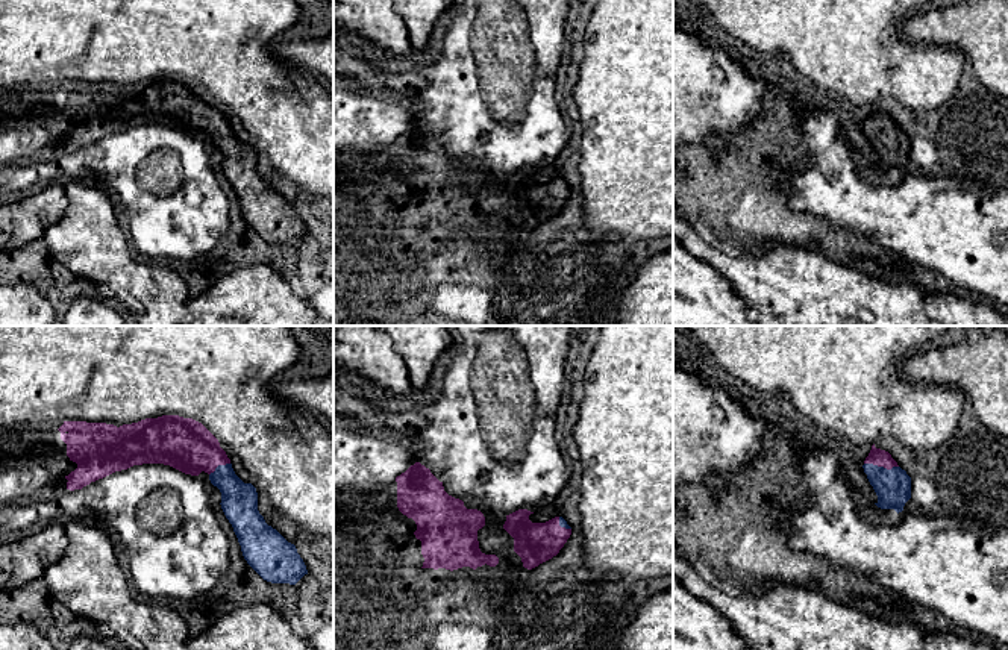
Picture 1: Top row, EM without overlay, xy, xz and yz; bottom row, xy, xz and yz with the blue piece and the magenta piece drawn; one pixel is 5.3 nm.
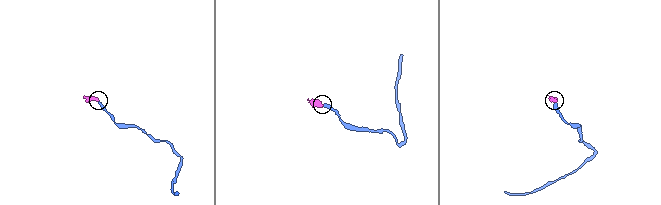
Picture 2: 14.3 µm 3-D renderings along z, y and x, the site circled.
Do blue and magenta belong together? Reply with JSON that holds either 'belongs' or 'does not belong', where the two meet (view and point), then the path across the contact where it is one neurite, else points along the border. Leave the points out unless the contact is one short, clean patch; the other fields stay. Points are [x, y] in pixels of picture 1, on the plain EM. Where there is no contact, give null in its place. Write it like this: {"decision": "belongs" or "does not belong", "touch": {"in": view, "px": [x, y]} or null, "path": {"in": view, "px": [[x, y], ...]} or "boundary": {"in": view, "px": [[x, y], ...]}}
{"decision": "belongs", "touch": {"in": "yz", "px": [881, 128]}, "path": {"in": "yz", "px": [[893, 147], [881, 128], [876, 117]]}}

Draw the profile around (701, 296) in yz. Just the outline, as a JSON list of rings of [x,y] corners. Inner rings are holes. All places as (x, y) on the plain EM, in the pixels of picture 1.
[[[673,236],[673,326],[755,326],[732,285]]]

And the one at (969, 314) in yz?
[[[964,300],[959,308],[955,305],[947,314],[947,323],[956,326],[1008,326],[1008,315],[1000,314],[993,306]]]

